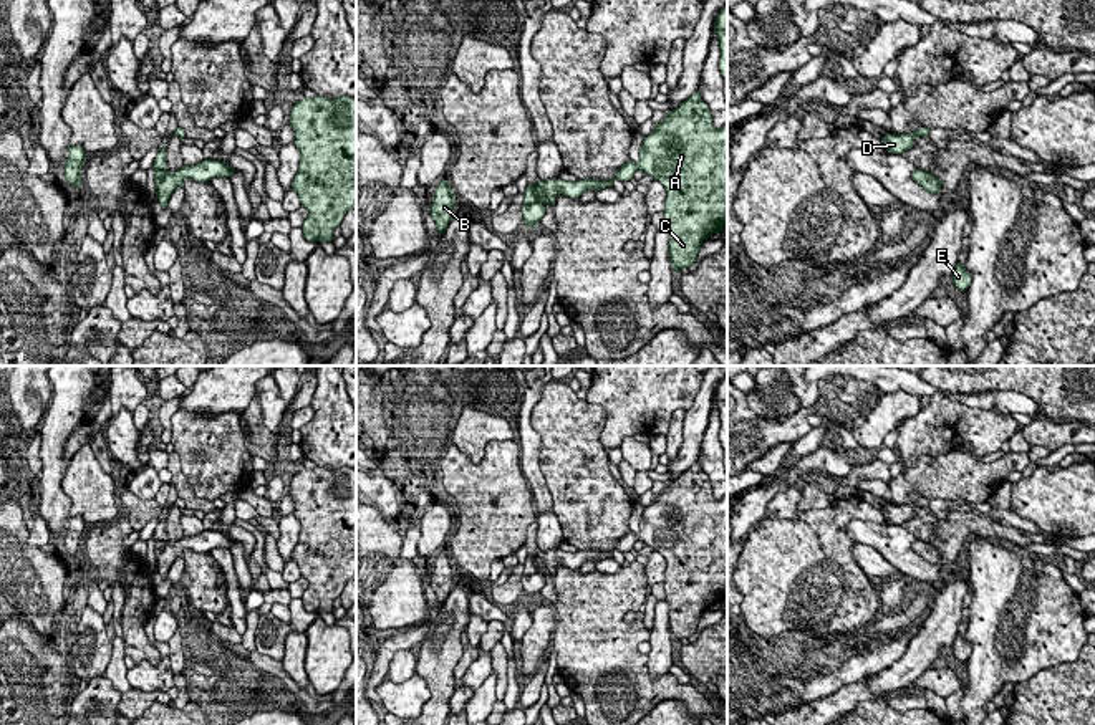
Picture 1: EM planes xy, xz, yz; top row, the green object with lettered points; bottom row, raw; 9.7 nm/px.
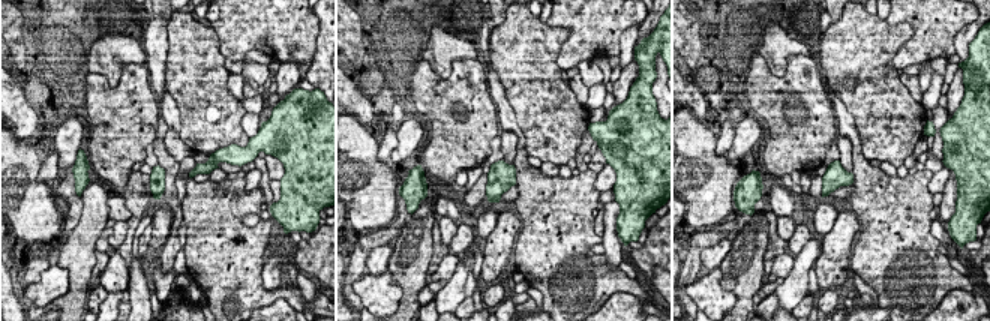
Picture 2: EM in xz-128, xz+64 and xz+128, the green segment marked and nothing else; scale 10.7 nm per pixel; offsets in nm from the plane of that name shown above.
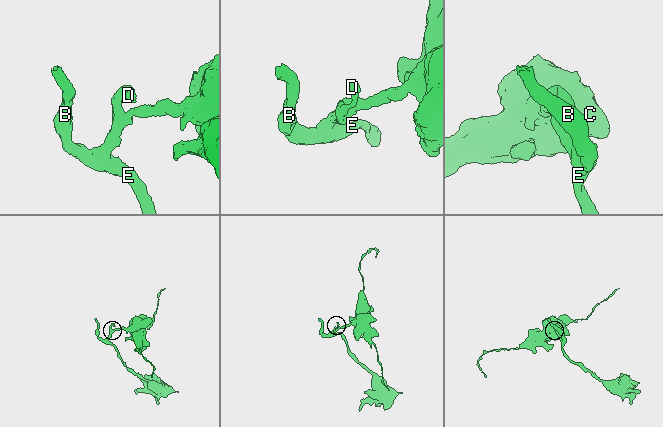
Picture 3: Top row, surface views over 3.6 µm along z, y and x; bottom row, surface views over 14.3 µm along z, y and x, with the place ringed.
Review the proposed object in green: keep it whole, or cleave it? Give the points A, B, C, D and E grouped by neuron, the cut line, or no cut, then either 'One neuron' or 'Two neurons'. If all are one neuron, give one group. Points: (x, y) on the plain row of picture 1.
Groups: A B C D E. No split. One neuron

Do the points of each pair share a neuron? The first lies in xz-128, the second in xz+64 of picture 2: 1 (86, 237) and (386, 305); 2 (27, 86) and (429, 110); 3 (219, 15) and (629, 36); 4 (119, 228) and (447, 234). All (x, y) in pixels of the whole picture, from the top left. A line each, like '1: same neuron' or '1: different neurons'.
1: different neurons
2: different neurons
3: different neurons
4: different neurons

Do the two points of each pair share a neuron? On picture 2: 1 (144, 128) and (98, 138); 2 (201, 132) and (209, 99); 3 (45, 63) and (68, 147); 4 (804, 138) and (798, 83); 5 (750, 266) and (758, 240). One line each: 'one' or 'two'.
1: one
2: one
3: two
4: one
5: one

